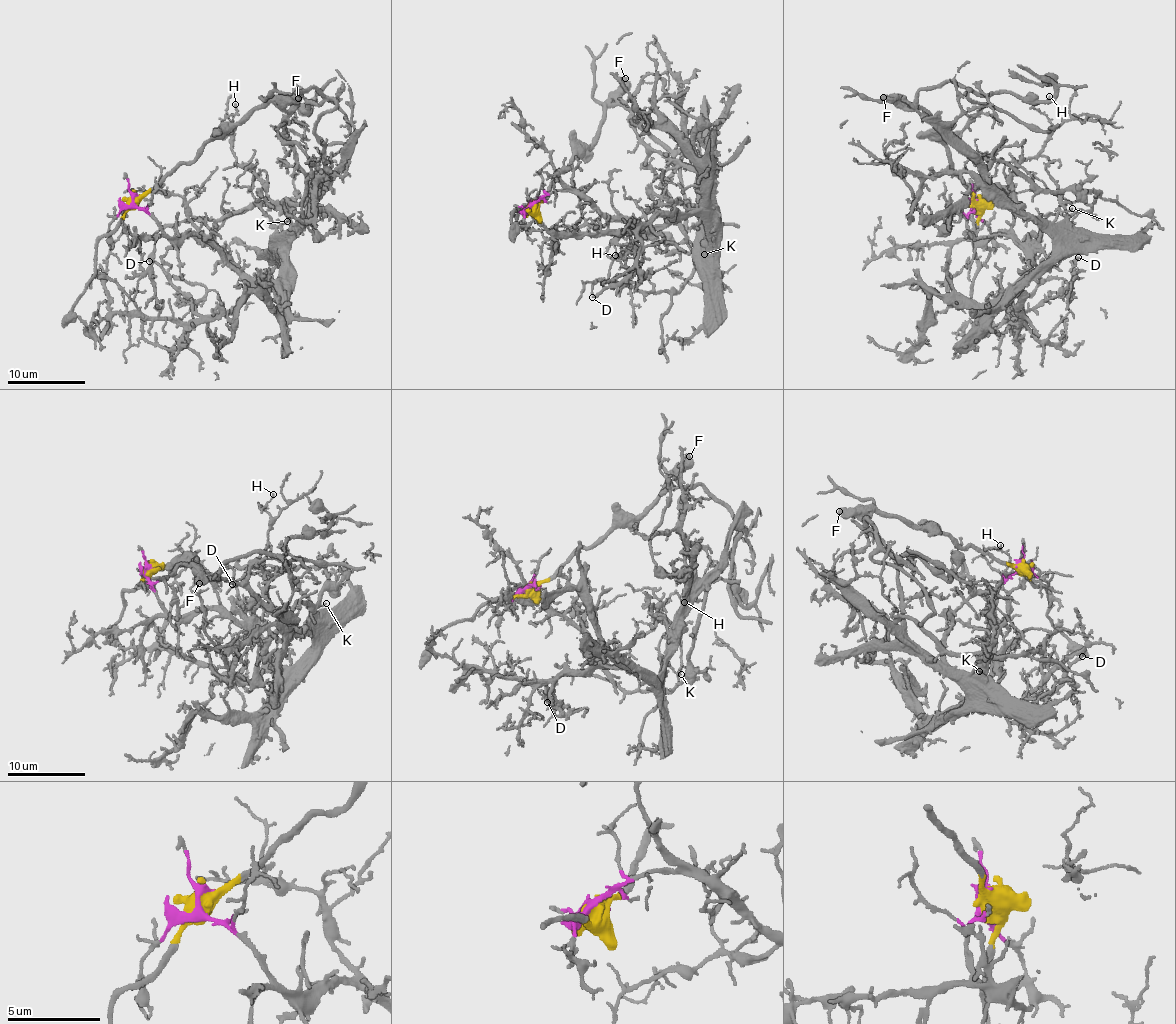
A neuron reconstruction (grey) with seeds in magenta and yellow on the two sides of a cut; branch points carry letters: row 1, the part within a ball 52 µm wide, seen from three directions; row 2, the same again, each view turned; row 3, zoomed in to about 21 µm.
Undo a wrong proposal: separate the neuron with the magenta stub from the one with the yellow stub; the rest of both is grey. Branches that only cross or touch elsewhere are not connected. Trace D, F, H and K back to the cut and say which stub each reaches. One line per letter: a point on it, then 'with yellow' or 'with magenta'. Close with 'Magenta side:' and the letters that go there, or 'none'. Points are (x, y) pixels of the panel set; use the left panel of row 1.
D: place (149, 261); with magenta
F: place (298, 98); with yellow
H: place (235, 104); with magenta
K: place (287, 221); with magenta
Magenta side: D, H, K

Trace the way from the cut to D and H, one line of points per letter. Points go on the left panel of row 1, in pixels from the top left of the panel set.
D: (131, 201), (169, 238), (207, 236), (245, 293), (227, 310), (200, 315), (168, 274), (148, 260)
H: (131, 201), (169, 238), (203, 234), (276, 281), (293, 230), (236, 164), (222, 120), (235, 103)

